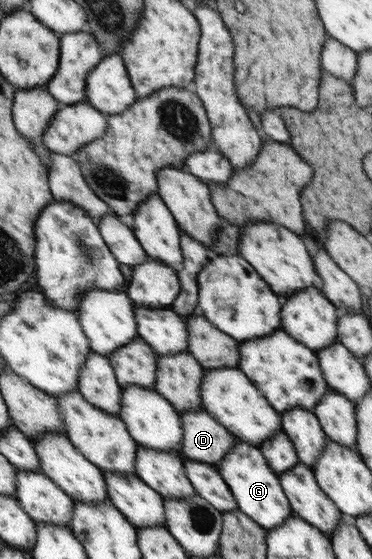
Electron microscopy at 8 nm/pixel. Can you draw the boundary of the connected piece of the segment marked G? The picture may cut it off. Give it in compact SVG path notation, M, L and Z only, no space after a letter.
M241 441L235 442L235 450L230 450L230 452L231 454L227 454L218 462L216 469L223 482L230 487L231 494L234 495L237 503L237 509L268 531L283 524L293 514L293 511L282 491L278 475L266 462L262 451Z

